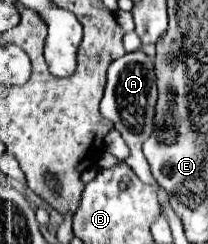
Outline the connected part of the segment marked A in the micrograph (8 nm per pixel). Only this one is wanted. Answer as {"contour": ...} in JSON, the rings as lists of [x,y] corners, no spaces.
{"contour":[[[130,52],[124,54],[122,58],[114,60],[108,66],[108,82],[106,82],[106,90],[104,90],[104,98],[100,104],[100,112],[104,112],[104,116],[108,120],[112,120],[114,128],[124,136],[124,140],[130,146],[130,156],[126,158],[126,162],[130,164],[130,168],[136,172],[136,176],[148,184],[160,190],[160,186],[156,184],[156,180],[152,180],[152,172],[146,166],[146,158],[142,154],[142,142],[152,134],[154,130],[154,104],[156,104],[156,76],[154,76],[154,64],[152,60],[142,52]]]}

